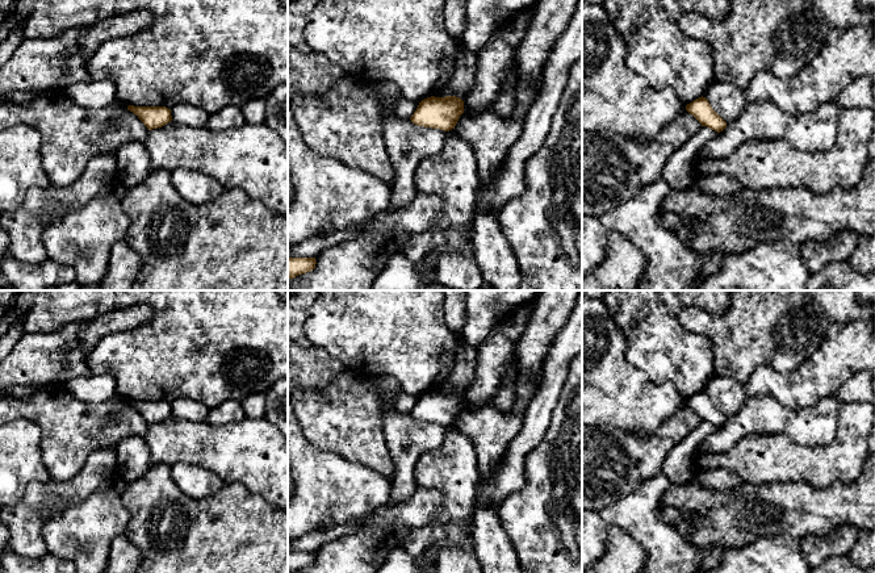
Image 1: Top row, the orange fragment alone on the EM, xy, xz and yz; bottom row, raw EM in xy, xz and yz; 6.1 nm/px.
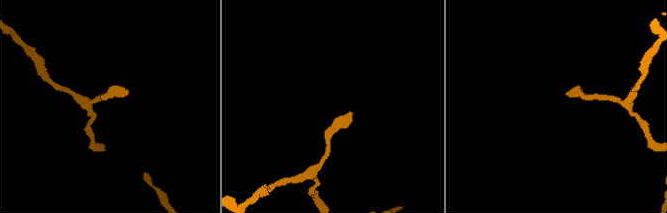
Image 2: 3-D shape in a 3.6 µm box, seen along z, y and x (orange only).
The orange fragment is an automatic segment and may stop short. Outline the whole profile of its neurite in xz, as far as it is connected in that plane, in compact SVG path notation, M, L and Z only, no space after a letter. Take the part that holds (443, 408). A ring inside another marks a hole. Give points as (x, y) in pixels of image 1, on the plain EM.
M456 390L427 392L422 394L410 411L418 421L449 426L455 423L460 410L464 407L464 396Z

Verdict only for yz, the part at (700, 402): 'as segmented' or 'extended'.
as segmented

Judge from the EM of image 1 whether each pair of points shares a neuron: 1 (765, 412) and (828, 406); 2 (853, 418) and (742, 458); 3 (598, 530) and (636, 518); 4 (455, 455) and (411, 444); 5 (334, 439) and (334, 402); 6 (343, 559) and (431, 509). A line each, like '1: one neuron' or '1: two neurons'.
1: one neuron
2: one neuron
3: two neurons
4: two neurons
5: one neuron
6: one neuron

